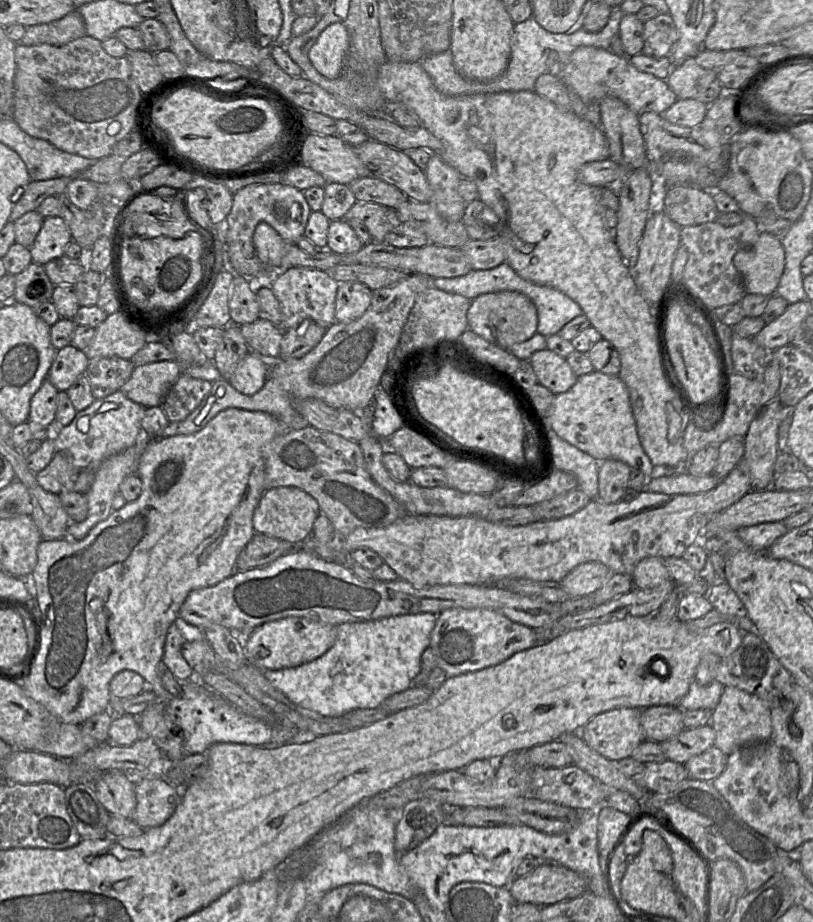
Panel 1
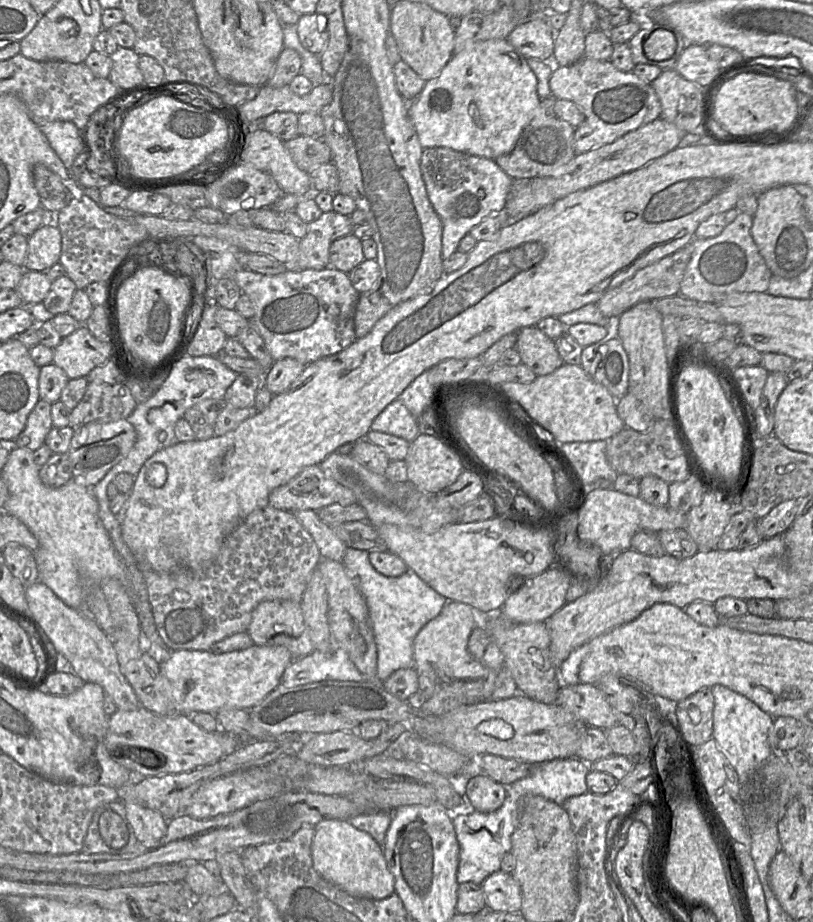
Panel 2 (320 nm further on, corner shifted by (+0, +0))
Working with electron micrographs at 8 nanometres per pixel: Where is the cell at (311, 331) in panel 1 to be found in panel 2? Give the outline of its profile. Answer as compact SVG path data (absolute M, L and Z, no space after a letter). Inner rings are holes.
M286 357L273 362L263 377L263 386L272 395L286 391L300 376L306 365L296 359Z

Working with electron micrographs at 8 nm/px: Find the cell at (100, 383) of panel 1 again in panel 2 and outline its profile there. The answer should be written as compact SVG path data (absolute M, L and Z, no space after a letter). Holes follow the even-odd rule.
M88 382L84 396L70 413L70 426L77 428L88 422L126 419L136 407L124 383Z

